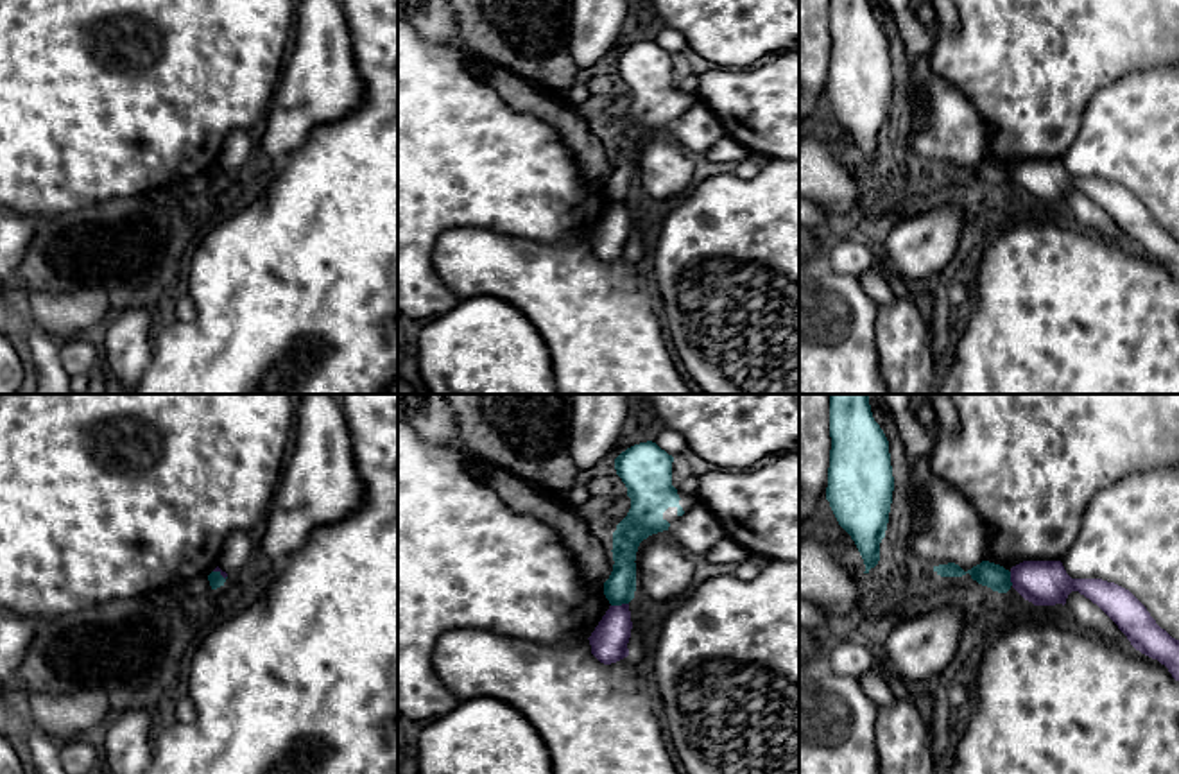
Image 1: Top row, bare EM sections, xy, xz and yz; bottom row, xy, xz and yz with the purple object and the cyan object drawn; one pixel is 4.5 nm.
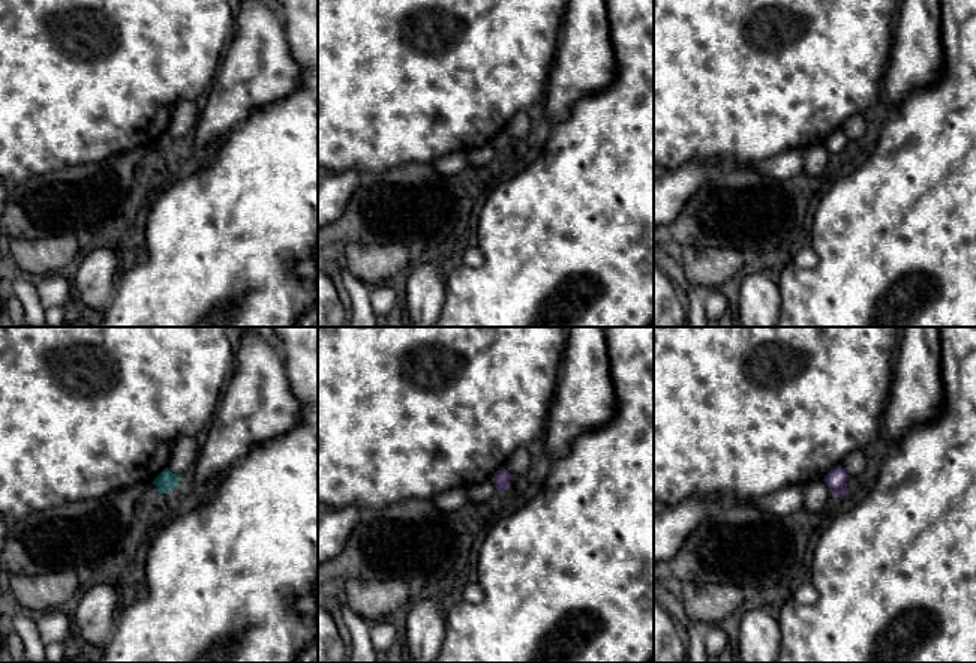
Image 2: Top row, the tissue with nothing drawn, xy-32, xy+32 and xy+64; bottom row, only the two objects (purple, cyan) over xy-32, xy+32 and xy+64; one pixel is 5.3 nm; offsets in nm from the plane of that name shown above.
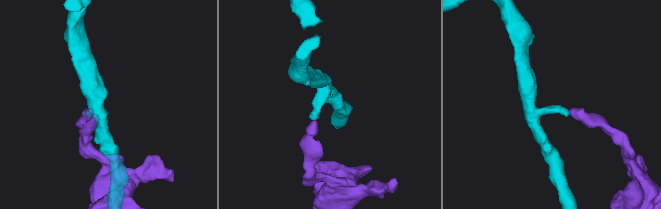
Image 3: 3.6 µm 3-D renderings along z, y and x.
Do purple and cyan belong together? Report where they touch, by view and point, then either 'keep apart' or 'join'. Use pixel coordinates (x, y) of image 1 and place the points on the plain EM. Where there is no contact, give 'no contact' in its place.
xz (619, 205) | keep apart

